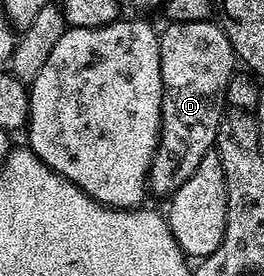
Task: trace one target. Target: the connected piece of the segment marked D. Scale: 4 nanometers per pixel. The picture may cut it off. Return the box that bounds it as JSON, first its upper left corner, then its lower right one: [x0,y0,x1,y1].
[149,18,237,196]

